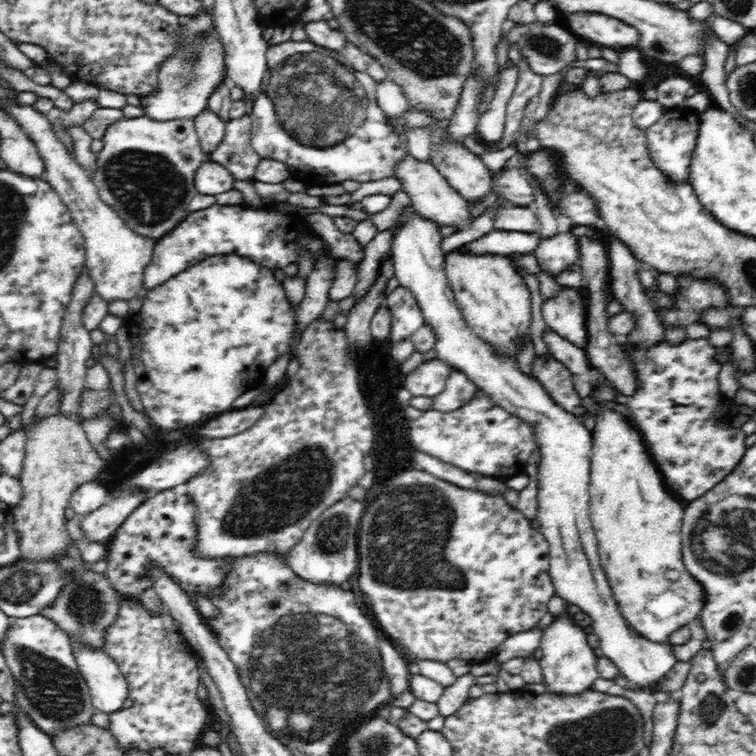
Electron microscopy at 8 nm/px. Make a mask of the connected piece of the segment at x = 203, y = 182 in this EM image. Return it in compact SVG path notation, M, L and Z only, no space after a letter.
M208 160L200 166L194 177L196 191L202 195L216 196L234 189L235 179L227 168Z

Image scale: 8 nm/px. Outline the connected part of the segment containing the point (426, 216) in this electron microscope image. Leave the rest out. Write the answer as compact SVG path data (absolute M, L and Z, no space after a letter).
M408 153L403 161L396 165L393 176L402 183L401 190L408 194L415 214L422 216L422 219L437 222L439 227L456 228L457 231L466 230L474 222L472 204L454 191L452 186L446 183L444 176L429 161L420 161Z

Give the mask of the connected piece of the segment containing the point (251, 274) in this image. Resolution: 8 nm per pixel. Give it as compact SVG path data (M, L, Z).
M238 255L214 256L176 274L176 276L172 276L164 284L148 291L142 304L138 314L129 316L126 323L131 344L131 361L137 378L136 389L144 406L145 416L151 423L160 426L160 428L166 428L166 430L191 427L192 424L199 426L212 418L214 414L219 415L233 410L234 400L247 390L252 390L262 384L268 366L279 356L291 352L291 344L295 339L296 332L298 332L296 331L296 311L299 305L291 306L286 298L282 283L276 281L273 271Z

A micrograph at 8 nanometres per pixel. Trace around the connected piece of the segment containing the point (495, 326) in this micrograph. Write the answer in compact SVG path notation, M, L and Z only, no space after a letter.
M456 248L445 256L445 273L448 284L465 322L474 335L492 347L492 351L516 357L516 341L530 338L532 312L530 291L507 256L473 254L465 248Z

